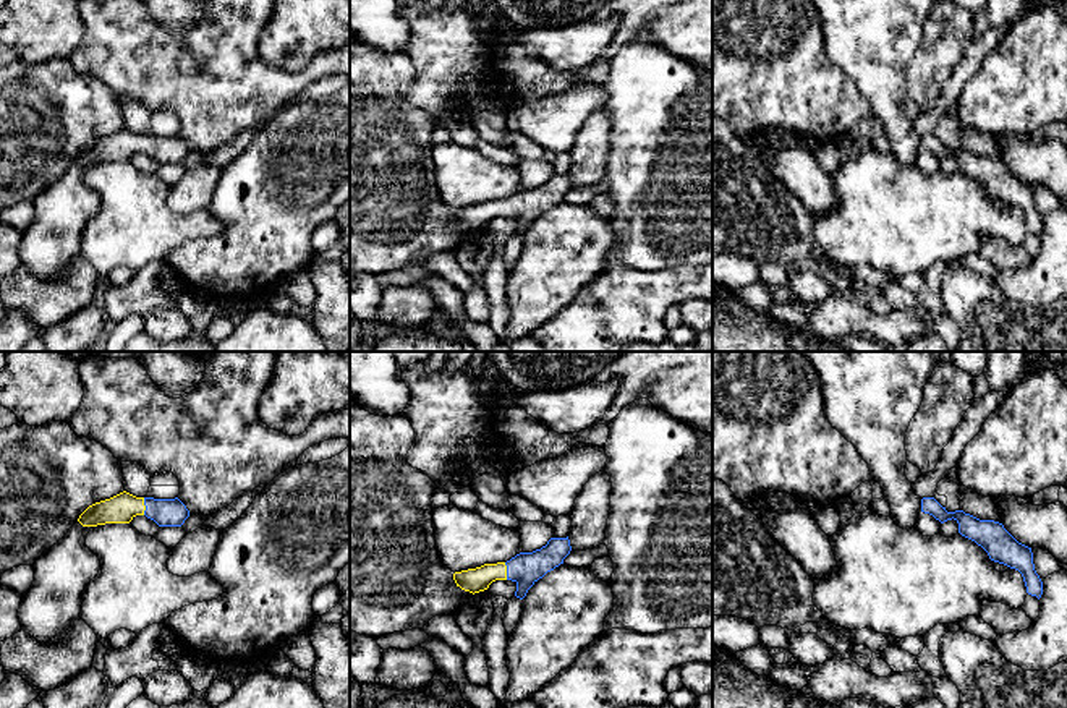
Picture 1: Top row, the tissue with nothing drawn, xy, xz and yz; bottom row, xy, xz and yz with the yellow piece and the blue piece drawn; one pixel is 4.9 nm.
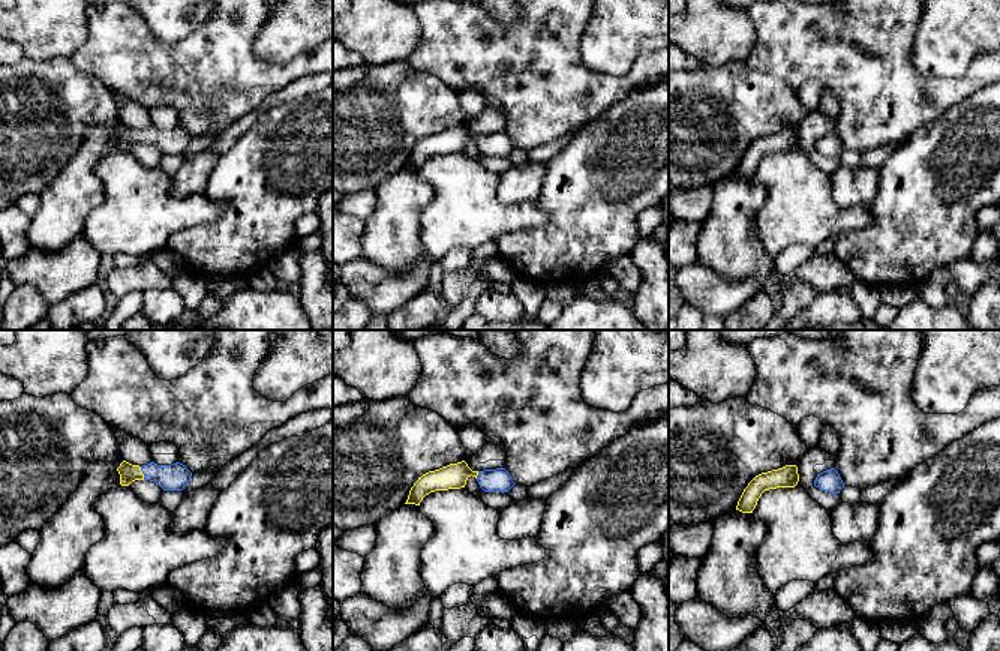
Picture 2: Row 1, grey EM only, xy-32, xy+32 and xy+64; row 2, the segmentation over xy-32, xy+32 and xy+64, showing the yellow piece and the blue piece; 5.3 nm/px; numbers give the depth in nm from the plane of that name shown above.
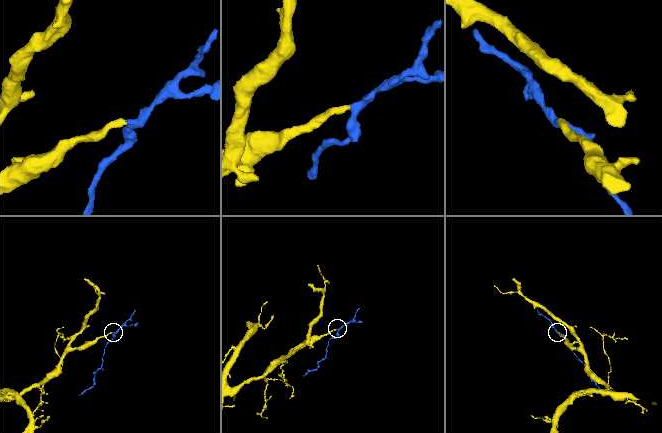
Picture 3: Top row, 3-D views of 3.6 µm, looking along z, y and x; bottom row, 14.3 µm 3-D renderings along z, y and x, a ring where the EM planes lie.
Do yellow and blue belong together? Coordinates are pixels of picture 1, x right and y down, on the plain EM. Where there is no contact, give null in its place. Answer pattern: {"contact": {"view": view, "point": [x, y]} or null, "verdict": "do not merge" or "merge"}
{"contact": {"view": "xy", "point": [144, 143]}, "verdict": "merge"}

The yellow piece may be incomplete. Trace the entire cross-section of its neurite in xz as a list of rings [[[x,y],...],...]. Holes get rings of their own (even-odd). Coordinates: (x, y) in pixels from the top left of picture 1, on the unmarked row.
[[[568,173],[551,175],[541,186],[520,190],[507,199],[455,209],[453,217],[457,224],[473,232],[487,227],[495,217],[512,217],[516,220],[515,233],[523,237],[539,215],[563,201],[570,188]]]

